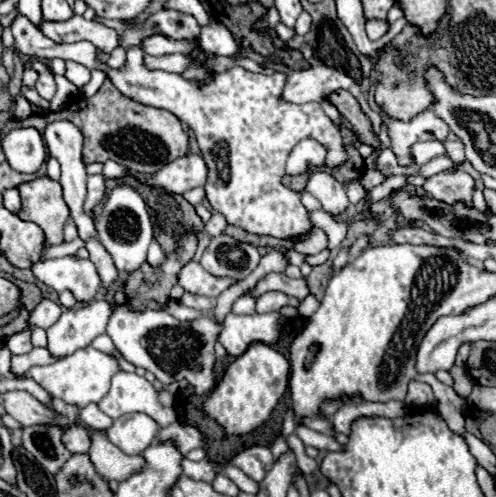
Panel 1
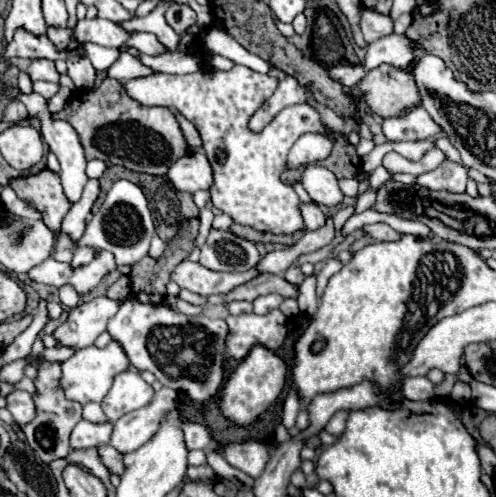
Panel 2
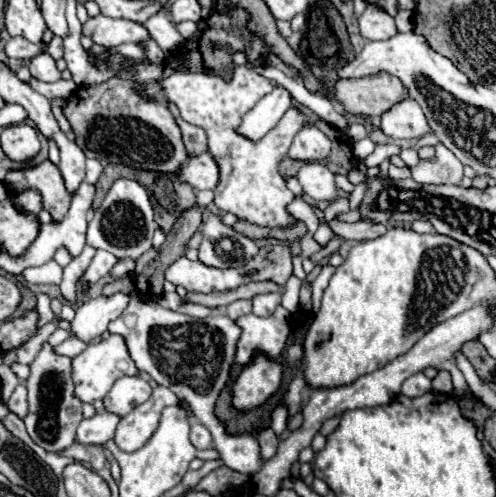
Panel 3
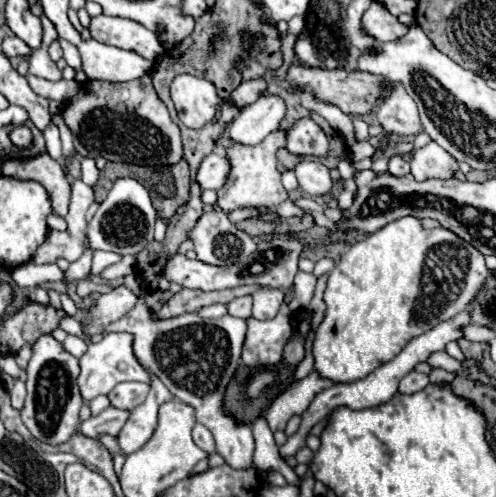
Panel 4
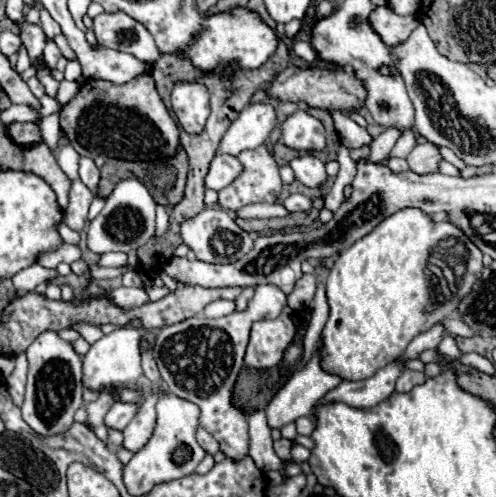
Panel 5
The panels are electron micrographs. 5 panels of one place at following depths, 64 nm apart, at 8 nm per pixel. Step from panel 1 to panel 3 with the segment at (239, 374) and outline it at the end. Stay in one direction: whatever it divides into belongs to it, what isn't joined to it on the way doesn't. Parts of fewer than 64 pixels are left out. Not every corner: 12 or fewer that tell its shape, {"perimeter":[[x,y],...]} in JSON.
{"perimeter":[[256,354],[234,384],[234,408],[250,410],[282,380],[276,360]]}

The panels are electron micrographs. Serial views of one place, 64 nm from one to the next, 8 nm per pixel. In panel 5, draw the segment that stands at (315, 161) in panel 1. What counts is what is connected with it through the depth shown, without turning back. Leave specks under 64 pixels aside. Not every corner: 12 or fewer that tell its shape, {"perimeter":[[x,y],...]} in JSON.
{"perimeter":[[304,110],[282,124],[294,150],[324,150],[324,126]]}

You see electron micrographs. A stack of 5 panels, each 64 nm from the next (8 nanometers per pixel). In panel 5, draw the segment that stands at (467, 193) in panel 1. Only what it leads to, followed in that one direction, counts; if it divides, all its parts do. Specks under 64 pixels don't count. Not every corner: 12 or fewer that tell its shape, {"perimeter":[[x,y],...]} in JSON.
{"perimeter":[[432,142],[414,146],[410,170],[436,172],[442,156]]}

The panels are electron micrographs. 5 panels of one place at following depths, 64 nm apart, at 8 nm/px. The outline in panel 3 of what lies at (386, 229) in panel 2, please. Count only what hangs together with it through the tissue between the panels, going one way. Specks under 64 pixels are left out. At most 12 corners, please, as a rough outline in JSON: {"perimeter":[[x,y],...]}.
{"perimeter":[[332,220],[330,228],[346,240],[370,240],[386,232],[382,224],[344,224]]}

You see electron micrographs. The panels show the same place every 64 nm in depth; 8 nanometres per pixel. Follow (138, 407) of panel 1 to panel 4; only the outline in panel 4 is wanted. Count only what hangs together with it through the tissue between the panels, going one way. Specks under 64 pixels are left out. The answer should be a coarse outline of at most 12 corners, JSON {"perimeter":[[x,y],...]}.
{"perimeter":[[122,382],[108,394],[112,406],[132,410],[150,386]]}

